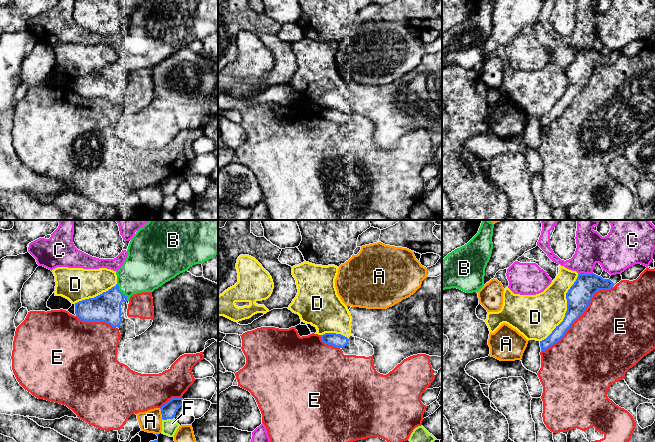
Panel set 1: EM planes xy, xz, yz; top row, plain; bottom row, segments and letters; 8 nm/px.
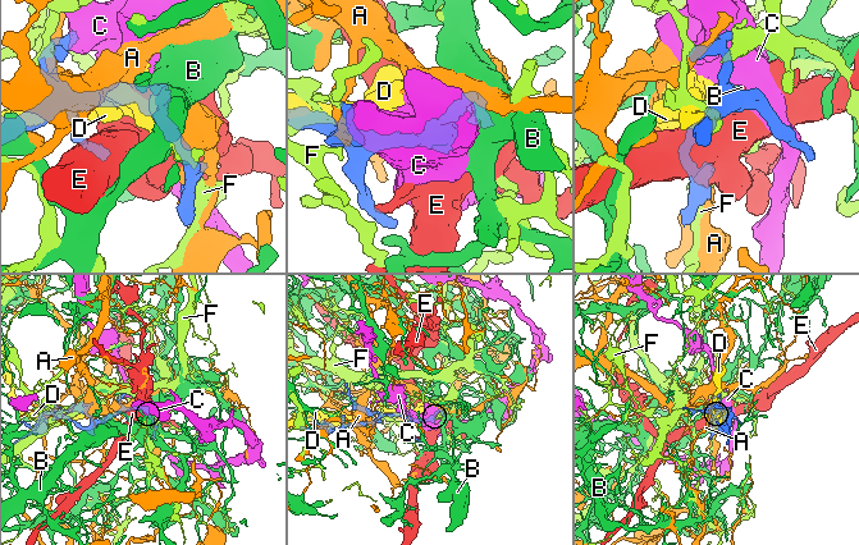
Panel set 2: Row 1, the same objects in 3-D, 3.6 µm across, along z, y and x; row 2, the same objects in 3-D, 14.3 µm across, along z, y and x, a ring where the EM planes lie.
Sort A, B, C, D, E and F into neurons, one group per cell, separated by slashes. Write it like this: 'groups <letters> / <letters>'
groups A / B / C / D / E / F

